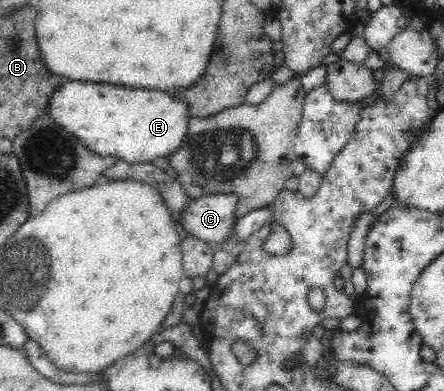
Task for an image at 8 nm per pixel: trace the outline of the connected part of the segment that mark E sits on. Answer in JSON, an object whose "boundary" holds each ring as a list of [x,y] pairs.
{"boundary":[[[65,82],[48,98],[46,114],[58,127],[79,140],[99,156],[117,156],[117,160],[149,163],[155,158],[173,155],[187,132],[187,107],[182,100],[169,98],[155,90],[129,90],[111,84]]]}

